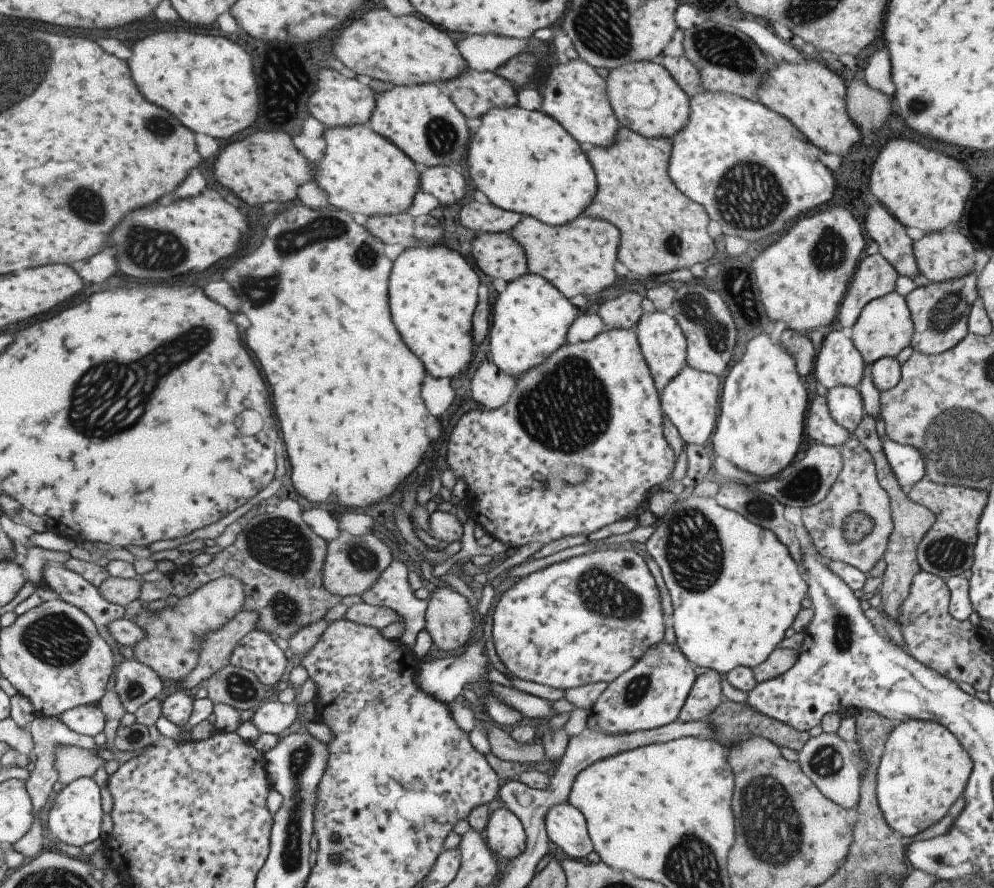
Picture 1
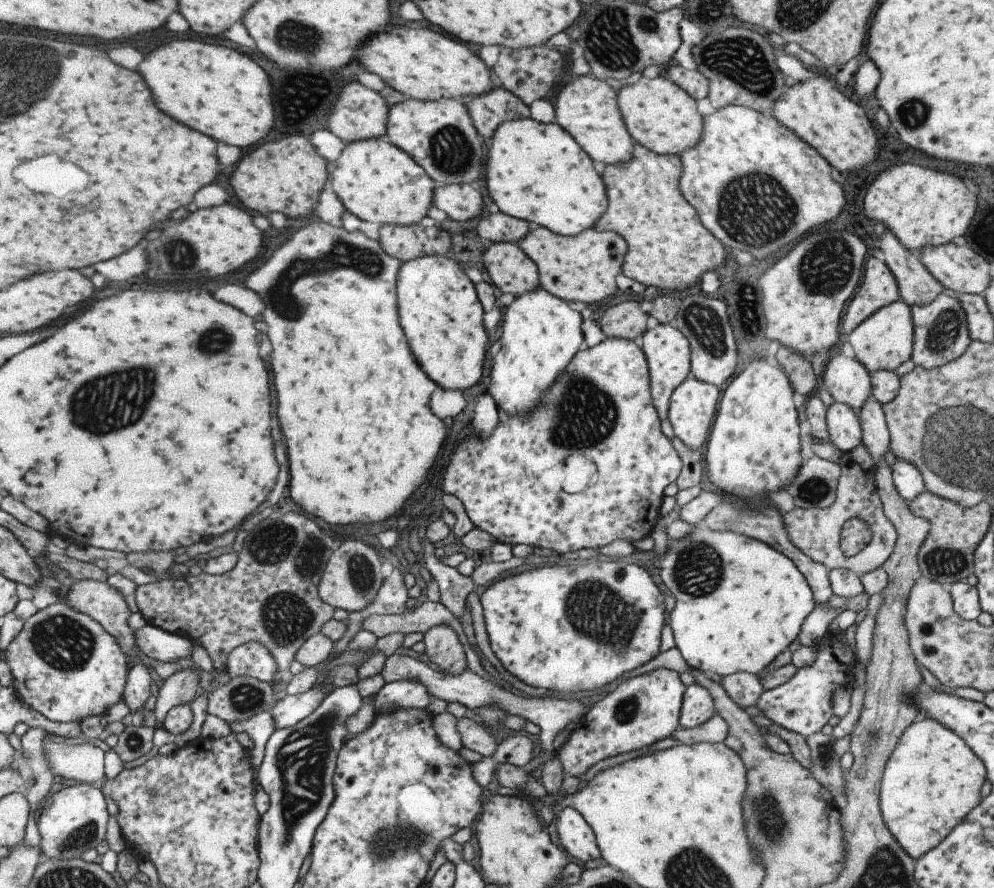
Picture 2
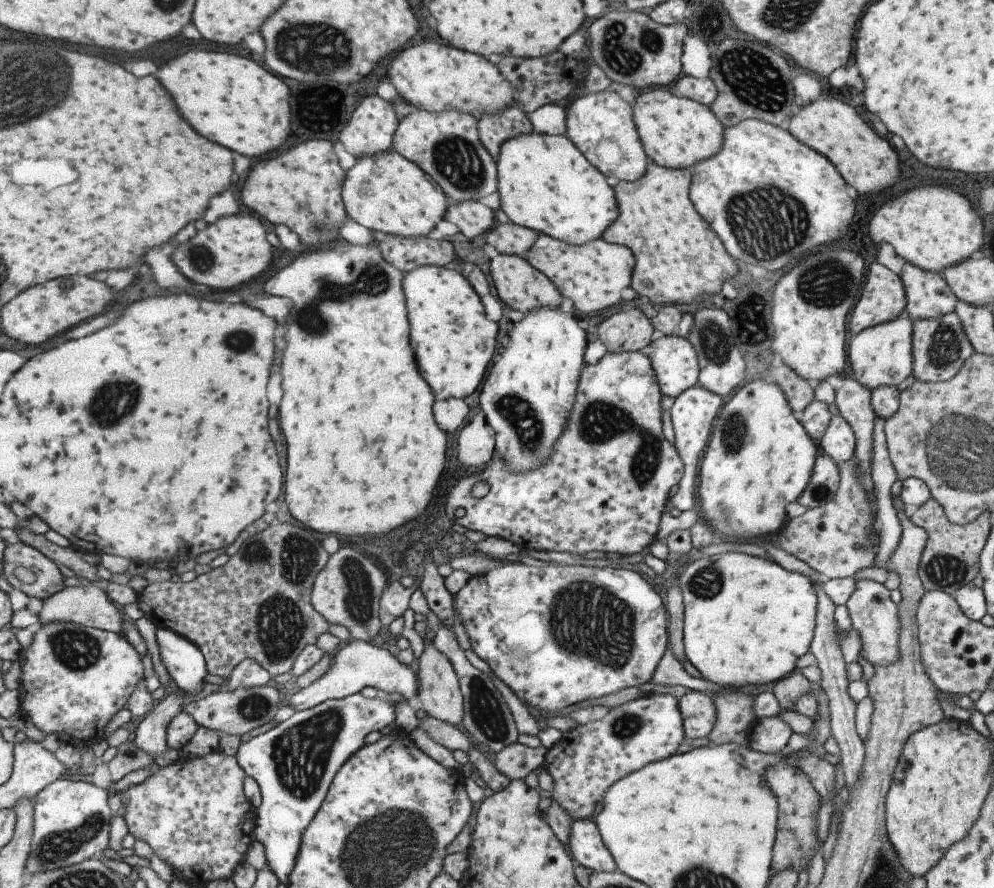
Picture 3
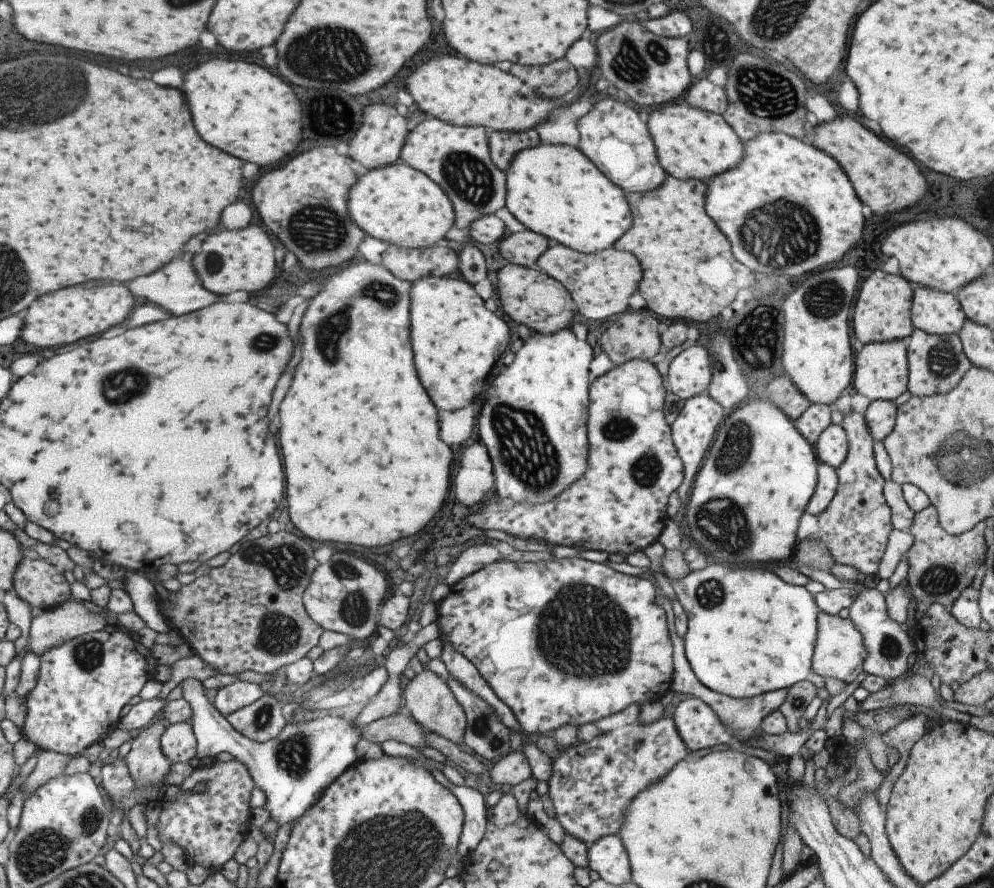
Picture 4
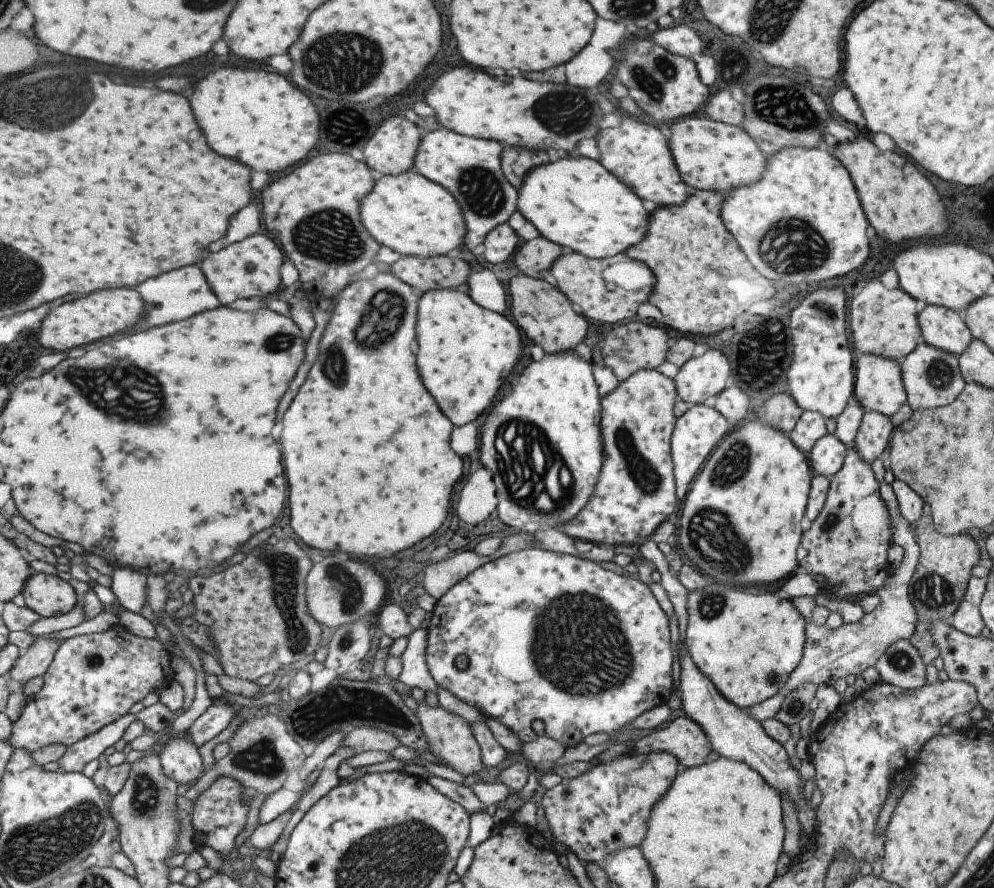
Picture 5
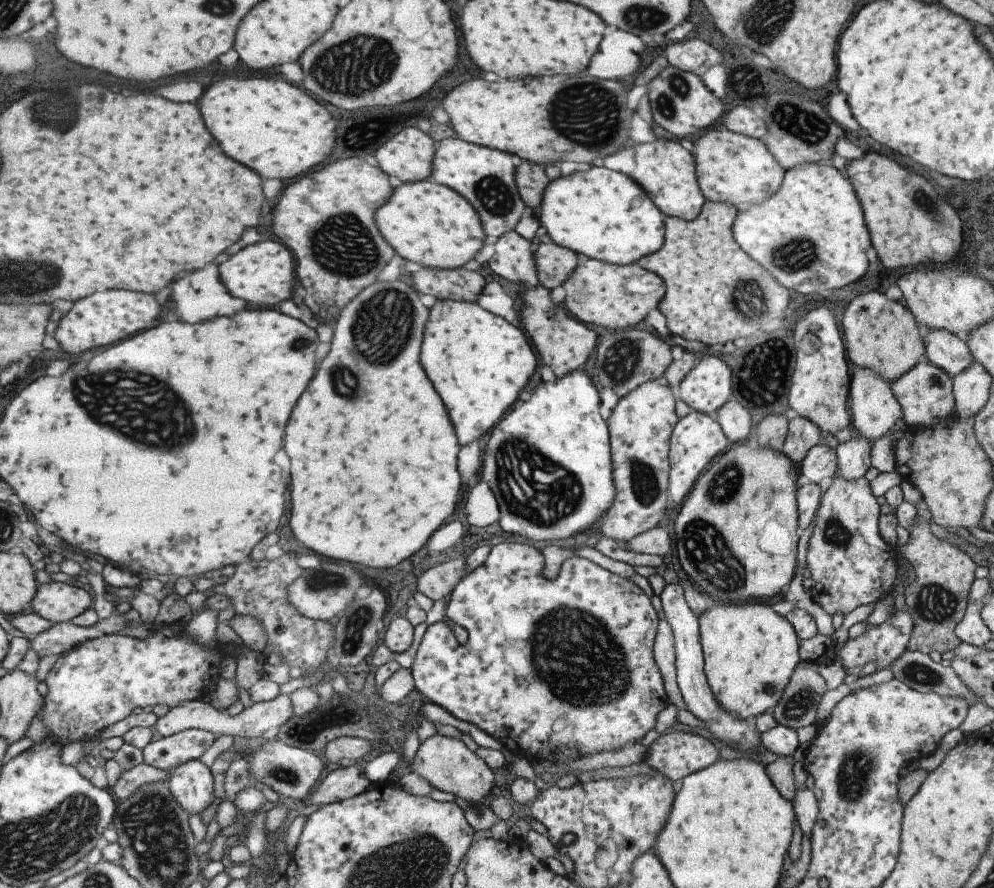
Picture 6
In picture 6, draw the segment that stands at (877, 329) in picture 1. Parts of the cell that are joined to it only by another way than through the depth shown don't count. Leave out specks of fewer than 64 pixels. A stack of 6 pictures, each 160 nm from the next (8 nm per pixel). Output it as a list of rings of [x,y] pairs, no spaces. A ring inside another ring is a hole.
[[[855,367],[850,374],[848,388],[850,424],[871,444],[879,437],[889,433],[897,418],[901,418],[901,407],[893,396],[890,383],[884,381],[870,369]]]

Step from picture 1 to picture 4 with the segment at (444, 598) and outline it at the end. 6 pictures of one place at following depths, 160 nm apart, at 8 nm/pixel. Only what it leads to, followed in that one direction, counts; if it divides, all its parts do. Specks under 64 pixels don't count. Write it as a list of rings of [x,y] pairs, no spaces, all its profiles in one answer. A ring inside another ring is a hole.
[[[429,669],[422,670],[407,683],[403,696],[404,711],[423,729],[454,743],[464,740],[466,720],[463,709],[455,700],[449,687]]]

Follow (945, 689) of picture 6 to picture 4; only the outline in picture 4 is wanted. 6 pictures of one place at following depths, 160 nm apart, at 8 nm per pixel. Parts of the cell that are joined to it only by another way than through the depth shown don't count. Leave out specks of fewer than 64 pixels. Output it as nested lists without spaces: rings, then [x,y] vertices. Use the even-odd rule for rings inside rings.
[[[796,565],[799,573],[809,579],[809,582],[803,588],[809,593],[811,598],[814,598],[817,593],[823,592],[825,589],[855,589],[856,597],[848,606],[848,618],[854,624],[854,627],[862,638],[866,655],[862,662],[862,671],[873,676],[879,676],[888,683],[897,680],[897,678],[905,678],[910,668],[910,657],[915,654],[916,643],[911,634],[907,632],[904,625],[898,625],[893,622],[887,614],[884,603],[884,596],[875,588],[867,588],[862,583],[862,577],[856,582],[843,582],[837,580],[834,576],[827,573],[825,570],[811,570],[804,565]]]

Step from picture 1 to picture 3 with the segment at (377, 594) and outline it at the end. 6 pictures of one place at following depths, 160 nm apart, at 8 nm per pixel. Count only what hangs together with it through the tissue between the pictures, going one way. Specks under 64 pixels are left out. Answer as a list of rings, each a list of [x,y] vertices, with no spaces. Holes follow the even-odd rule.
[[[387,582],[378,601],[378,618],[381,625],[389,625],[408,608],[408,602],[414,587],[403,588],[399,582]]]

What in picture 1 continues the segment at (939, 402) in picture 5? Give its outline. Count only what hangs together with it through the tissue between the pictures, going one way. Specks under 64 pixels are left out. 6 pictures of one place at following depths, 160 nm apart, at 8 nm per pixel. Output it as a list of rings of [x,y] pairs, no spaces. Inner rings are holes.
[[[975,271],[967,276],[930,283],[926,286],[916,287],[904,296],[912,325],[913,332],[908,344],[913,352],[922,355],[938,355],[953,348],[967,333],[966,320],[971,303],[977,298]]]

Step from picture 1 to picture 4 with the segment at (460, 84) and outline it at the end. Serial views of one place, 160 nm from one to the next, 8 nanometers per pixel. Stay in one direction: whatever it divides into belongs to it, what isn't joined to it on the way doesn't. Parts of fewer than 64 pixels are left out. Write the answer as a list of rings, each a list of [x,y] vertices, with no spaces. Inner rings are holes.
[[[528,129],[520,133],[487,131],[487,142],[492,163],[505,172],[519,151],[536,147],[540,140],[535,129]]]

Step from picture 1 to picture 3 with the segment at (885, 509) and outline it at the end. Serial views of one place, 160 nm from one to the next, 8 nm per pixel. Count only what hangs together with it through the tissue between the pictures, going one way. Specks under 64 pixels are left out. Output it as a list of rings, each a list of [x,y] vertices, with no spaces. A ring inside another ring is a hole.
[[[855,458],[838,466],[839,485],[830,502],[807,509],[797,518],[787,518],[783,526],[771,534],[775,535],[775,546],[828,579],[852,578],[860,569],[873,567],[873,558],[879,544],[879,538],[875,544],[869,542],[869,530],[876,530],[876,510],[871,510],[873,504],[869,502],[869,496],[857,484],[855,466]]]

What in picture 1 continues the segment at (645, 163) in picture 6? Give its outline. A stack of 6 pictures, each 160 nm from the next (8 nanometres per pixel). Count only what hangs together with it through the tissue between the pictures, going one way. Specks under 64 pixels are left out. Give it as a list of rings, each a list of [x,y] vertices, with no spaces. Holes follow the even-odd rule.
[[[579,58],[565,60],[549,70],[543,90],[540,112],[557,121],[579,144],[605,148],[616,139],[621,127],[606,95],[606,82],[597,70]]]

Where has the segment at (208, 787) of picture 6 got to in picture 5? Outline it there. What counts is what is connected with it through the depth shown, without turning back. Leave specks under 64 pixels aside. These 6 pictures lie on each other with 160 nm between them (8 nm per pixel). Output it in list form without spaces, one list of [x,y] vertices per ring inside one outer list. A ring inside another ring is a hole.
[[[181,735],[166,738],[159,752],[161,769],[165,776],[175,780],[177,784],[193,784],[202,776],[201,756],[195,744],[185,740]]]

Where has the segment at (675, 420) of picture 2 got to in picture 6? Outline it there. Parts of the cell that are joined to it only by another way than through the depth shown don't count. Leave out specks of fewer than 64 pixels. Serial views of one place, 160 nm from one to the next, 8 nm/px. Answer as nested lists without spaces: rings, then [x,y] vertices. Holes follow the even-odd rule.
[[[689,411],[675,423],[668,440],[668,485],[666,493],[675,504],[681,504],[691,490],[695,479],[719,454],[728,450],[729,444],[713,416]]]

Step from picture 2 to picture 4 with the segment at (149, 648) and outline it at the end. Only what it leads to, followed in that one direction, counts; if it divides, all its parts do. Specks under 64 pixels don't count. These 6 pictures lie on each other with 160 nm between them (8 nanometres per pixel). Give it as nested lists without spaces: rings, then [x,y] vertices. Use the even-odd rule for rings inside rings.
[[[126,570],[125,576],[124,589],[133,599],[143,624],[158,633],[169,632],[170,628],[164,624],[162,619],[159,598],[144,573]],[[185,679],[179,685],[182,699],[189,703],[192,710],[190,719],[196,737],[196,756],[188,764],[193,767],[200,758],[210,756],[213,759],[219,752],[231,754],[248,770],[254,786],[266,794],[264,808],[278,826],[296,821],[321,792],[356,760],[354,746],[360,738],[360,728],[353,728],[351,721],[342,720],[338,713],[319,712],[308,723],[286,724],[275,738],[256,743],[235,732],[227,719],[209,704],[201,682]]]

